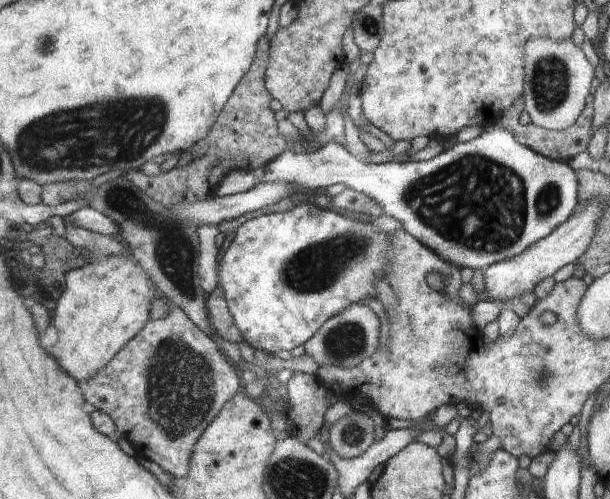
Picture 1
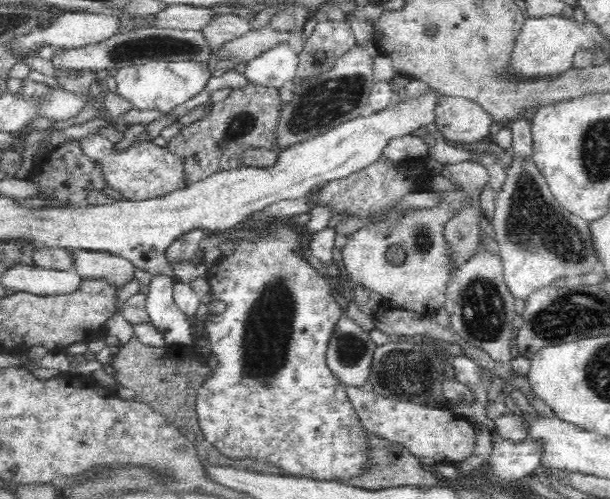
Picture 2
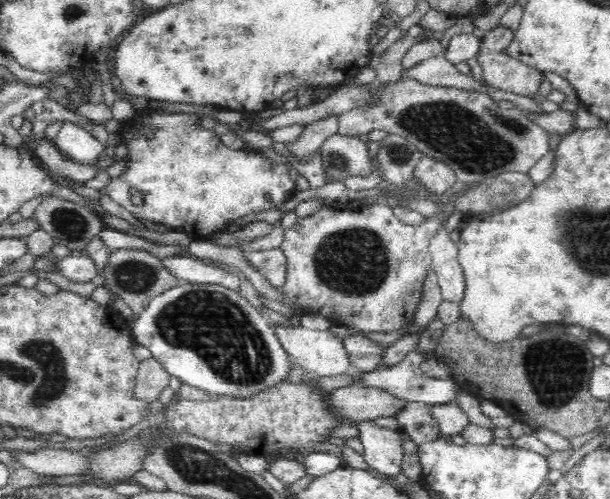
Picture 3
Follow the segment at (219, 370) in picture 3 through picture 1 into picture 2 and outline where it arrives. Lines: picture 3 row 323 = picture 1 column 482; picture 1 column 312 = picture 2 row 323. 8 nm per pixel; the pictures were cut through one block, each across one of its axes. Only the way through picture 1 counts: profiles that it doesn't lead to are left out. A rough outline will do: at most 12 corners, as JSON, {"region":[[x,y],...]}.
{"region":[[177,277],[148,282],[149,323],[167,345],[193,345],[188,315],[173,299]]}

